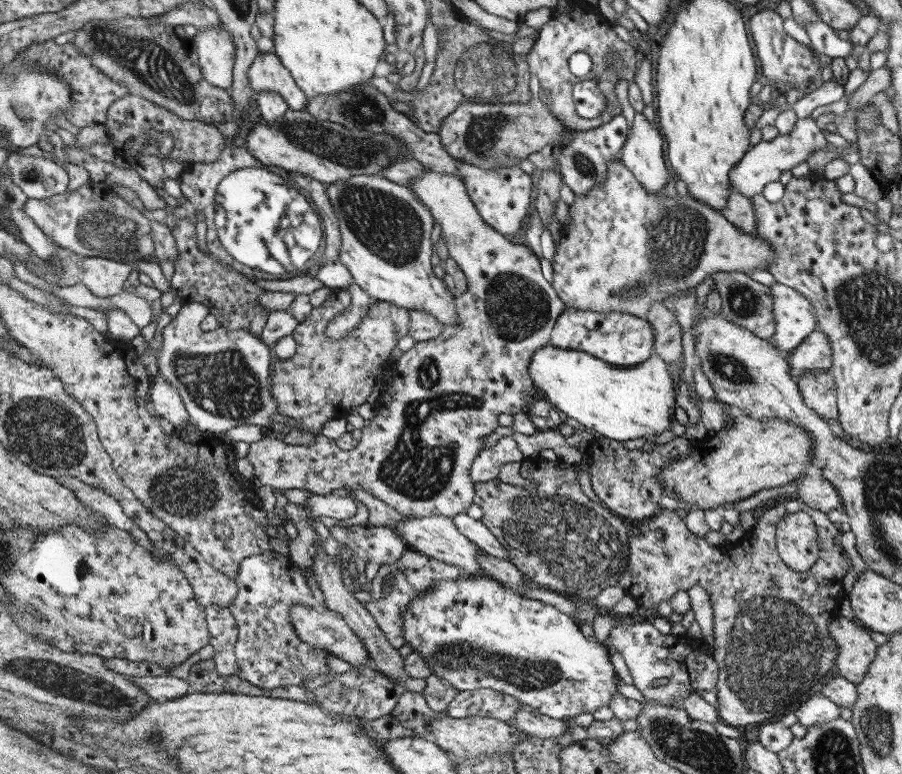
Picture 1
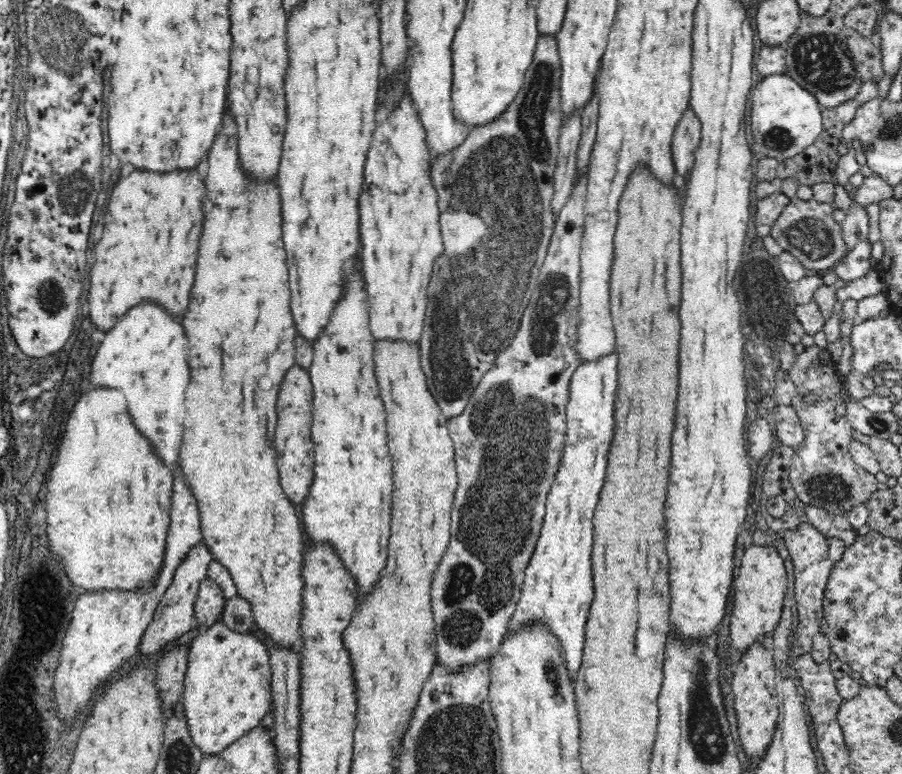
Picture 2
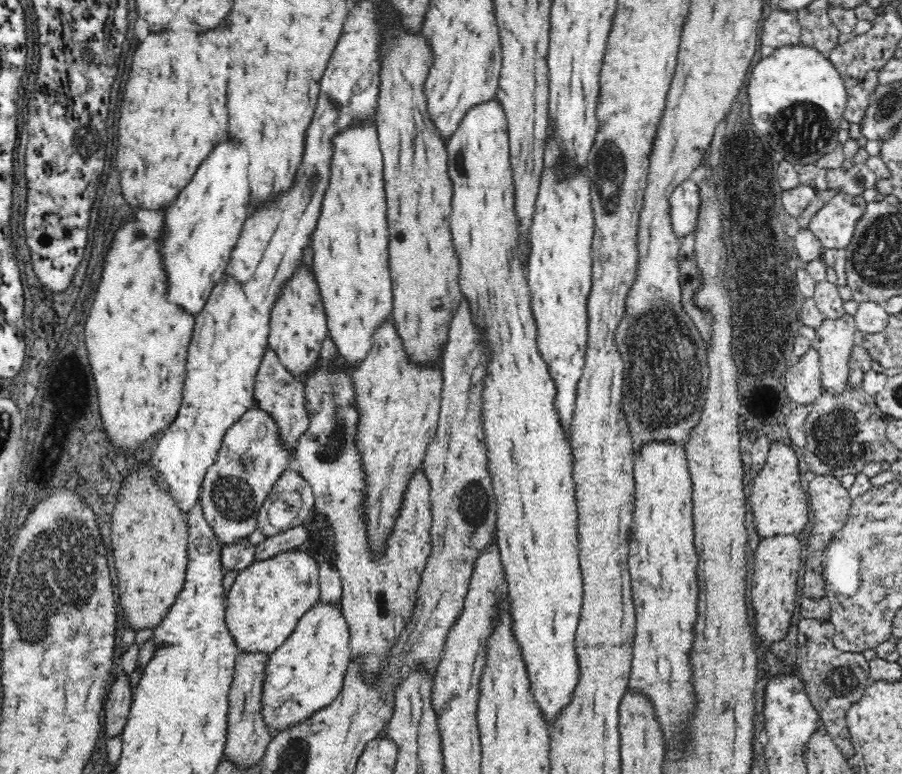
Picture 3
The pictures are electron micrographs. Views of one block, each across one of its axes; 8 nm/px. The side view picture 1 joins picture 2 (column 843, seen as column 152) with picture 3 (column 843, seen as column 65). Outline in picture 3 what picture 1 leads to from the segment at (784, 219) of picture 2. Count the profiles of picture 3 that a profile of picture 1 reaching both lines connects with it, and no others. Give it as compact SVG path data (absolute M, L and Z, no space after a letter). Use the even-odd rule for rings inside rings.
M837 193L816 212L810 222L809 230L819 239L823 248L845 249L854 236L856 222L864 216L867 202L864 197Z

